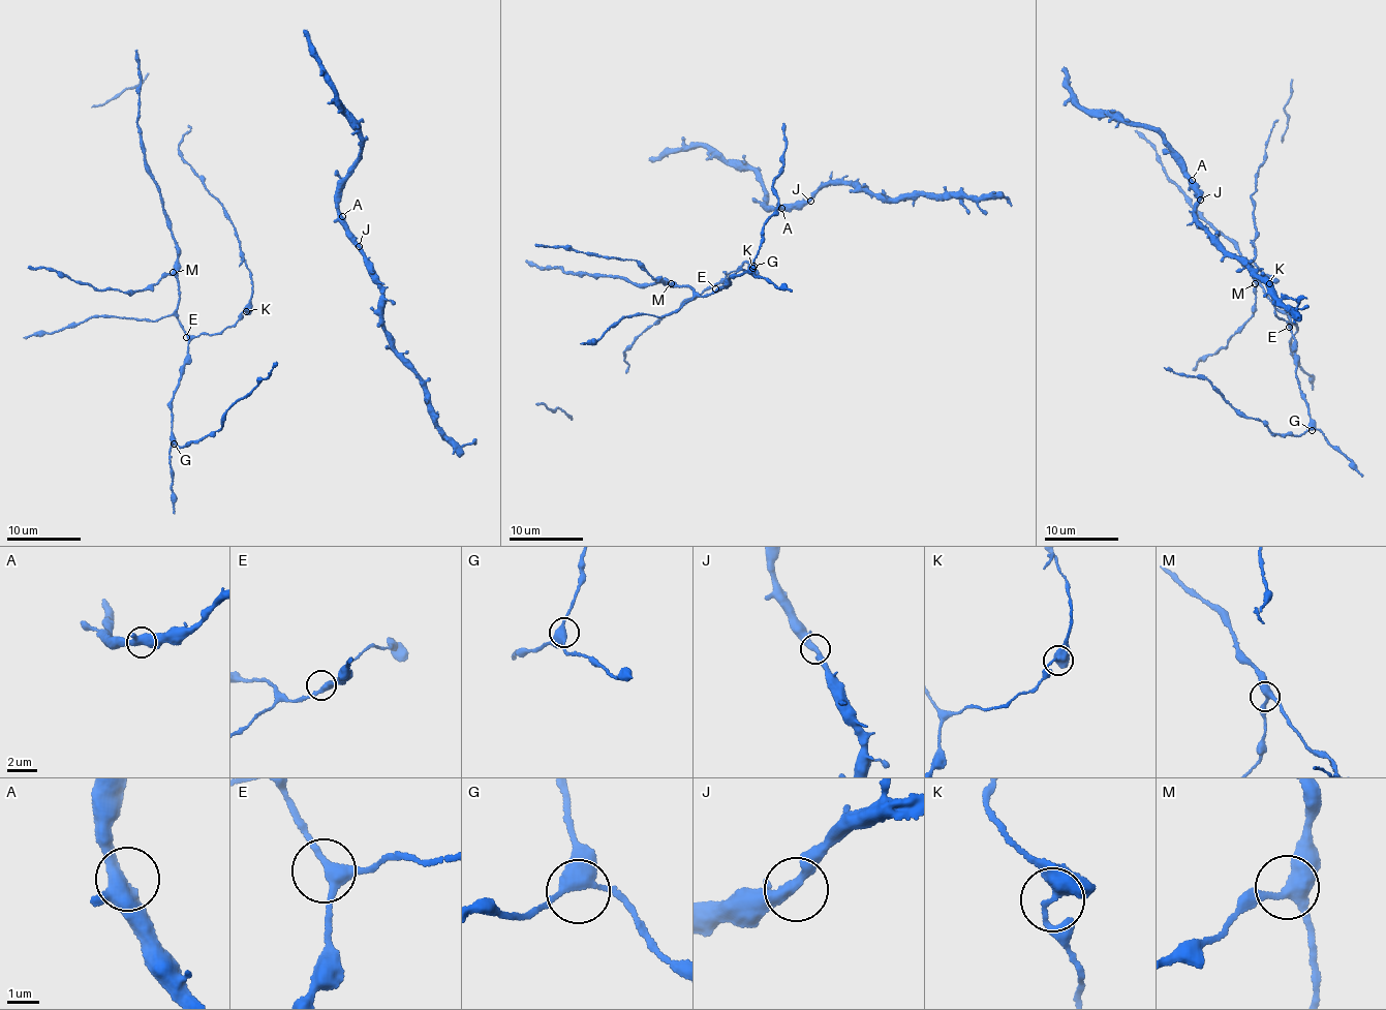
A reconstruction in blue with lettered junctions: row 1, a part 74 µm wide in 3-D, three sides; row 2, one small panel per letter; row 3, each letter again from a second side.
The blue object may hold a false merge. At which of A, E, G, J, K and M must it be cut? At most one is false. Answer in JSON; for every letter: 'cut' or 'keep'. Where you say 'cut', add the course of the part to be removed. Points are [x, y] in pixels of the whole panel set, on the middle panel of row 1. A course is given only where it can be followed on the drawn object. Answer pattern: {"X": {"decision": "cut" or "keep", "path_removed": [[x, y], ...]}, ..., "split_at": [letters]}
{"A": {"decision": "keep"}, "E": {"decision": "keep"}, "G": {"decision": "keep"}, "J": {"decision": "keep"}, "K": {"decision": "keep"}, "M": {"decision": "keep"}, "split_at": []}

